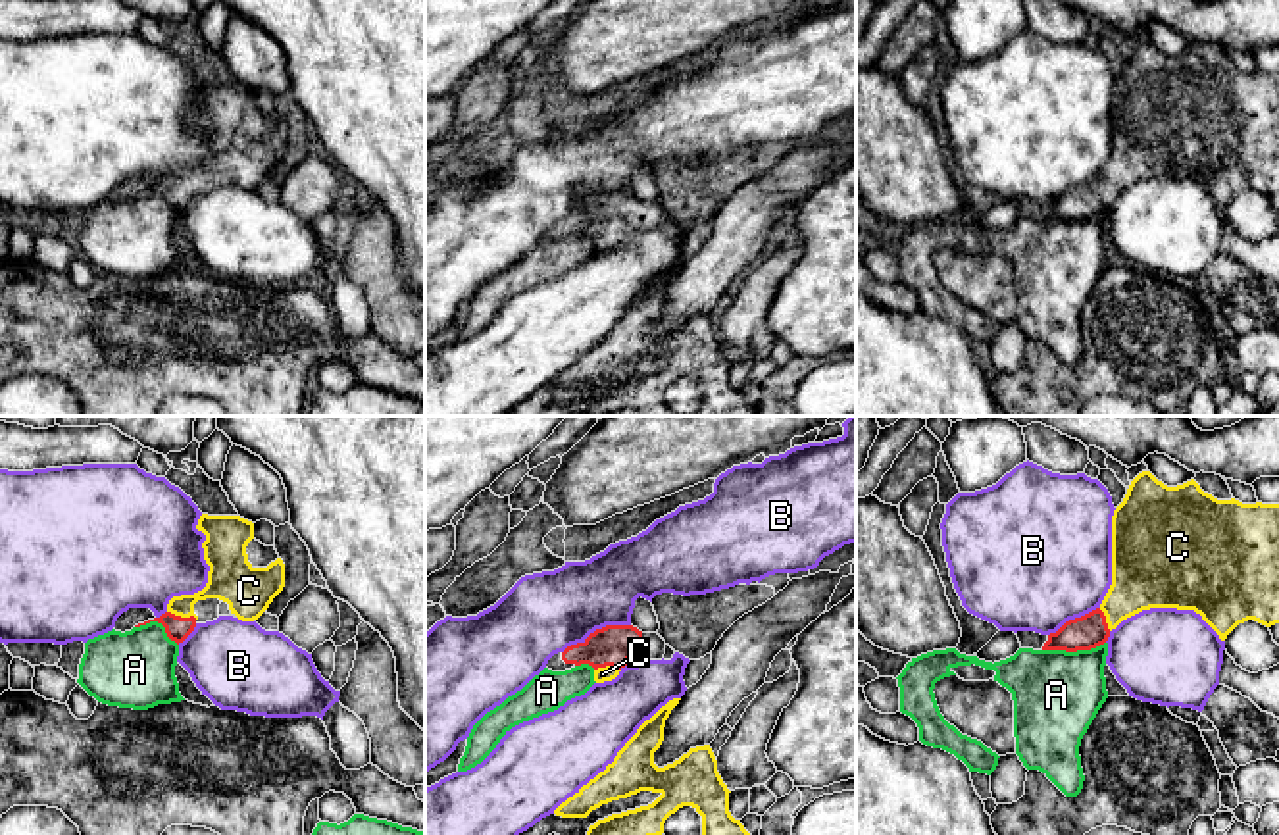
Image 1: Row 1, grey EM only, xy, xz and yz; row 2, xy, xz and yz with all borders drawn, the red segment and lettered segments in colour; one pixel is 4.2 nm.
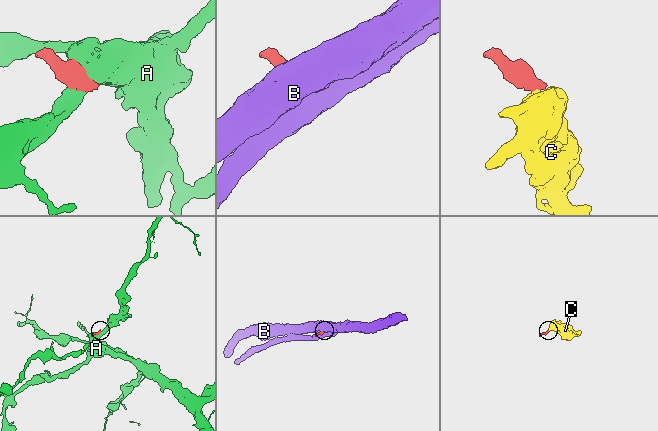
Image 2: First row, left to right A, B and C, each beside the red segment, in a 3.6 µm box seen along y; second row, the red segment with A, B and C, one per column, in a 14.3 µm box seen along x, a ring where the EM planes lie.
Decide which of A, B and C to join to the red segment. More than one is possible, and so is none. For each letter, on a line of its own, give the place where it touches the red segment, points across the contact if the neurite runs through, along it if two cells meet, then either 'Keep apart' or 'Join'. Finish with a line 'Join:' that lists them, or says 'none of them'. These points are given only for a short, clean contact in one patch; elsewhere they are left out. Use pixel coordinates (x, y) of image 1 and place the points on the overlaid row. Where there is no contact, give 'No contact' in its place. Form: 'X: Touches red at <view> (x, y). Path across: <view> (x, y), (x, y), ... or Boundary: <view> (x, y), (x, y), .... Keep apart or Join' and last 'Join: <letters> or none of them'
A: Touches red at yz (1074, 651). Keep apart
B: Touches red at xz (597, 630). Keep apart
C: Touches red at xy (183, 618). Path across: xy (177, 628), (183, 618), (199, 595), (229, 580). Join
Join: C

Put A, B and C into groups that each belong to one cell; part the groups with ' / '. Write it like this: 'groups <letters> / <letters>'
groups A / B / C

